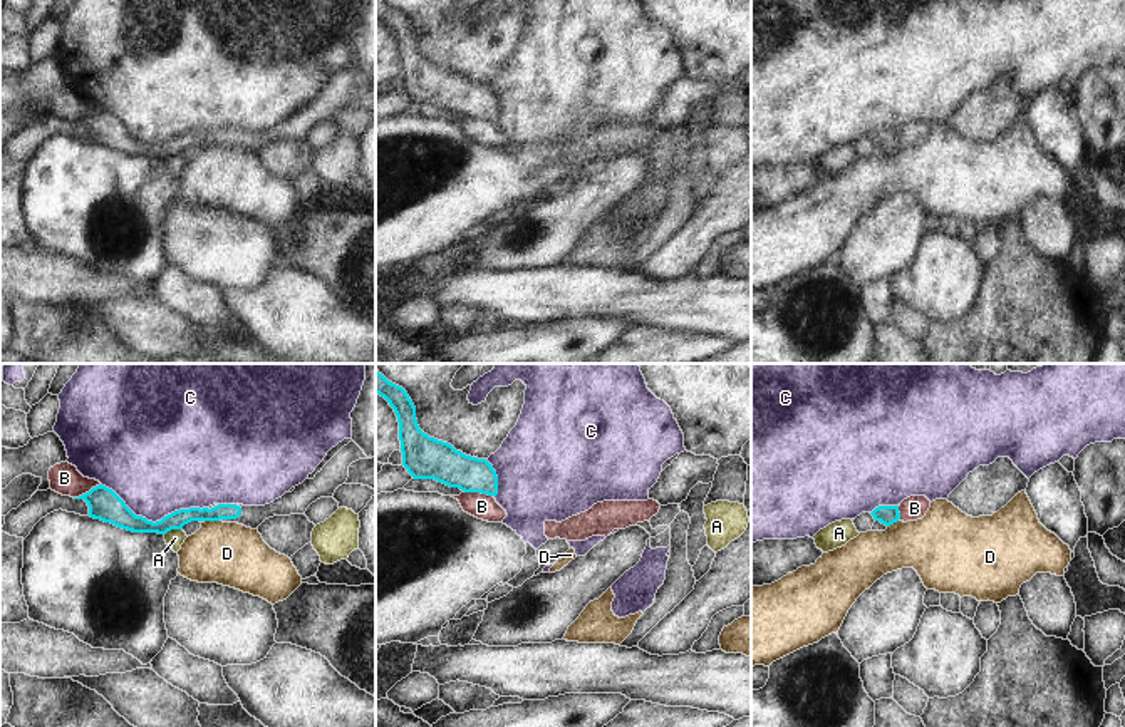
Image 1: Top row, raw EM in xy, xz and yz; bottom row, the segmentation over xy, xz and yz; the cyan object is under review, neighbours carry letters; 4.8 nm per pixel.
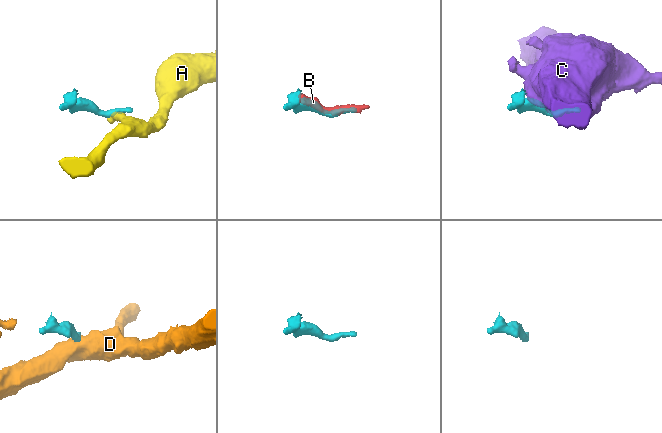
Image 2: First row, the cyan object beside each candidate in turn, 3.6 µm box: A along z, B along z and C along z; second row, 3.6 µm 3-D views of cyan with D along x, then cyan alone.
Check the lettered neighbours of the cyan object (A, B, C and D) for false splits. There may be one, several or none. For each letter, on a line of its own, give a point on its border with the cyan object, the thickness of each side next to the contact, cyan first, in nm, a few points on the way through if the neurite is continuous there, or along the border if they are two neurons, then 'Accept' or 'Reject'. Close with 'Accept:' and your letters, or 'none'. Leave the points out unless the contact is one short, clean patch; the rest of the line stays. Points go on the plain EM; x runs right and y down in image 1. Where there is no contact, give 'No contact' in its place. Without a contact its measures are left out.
A: Touches cyan at xy (173, 153). Thickness 100 nm (cyan) against 90 nm. Boundary: xy (181, 153), (171, 153), (165, 159). Reject
B: Touches cyan at xz (478, 116). Thickness 190 nm (cyan) against 120 nm. Reject
C: Touches cyan at xy (156, 146). Thickness 150 nm (cyan) against 440 nm. Reject
D: Touches cyan at xy (212, 144). Thickness 90 nm (cyan) against 300 nm. Boundary: xy (205, 144), (218, 146). Reject
Accept: none.

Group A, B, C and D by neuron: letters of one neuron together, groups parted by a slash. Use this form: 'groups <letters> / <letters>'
groups A / B / C / D

